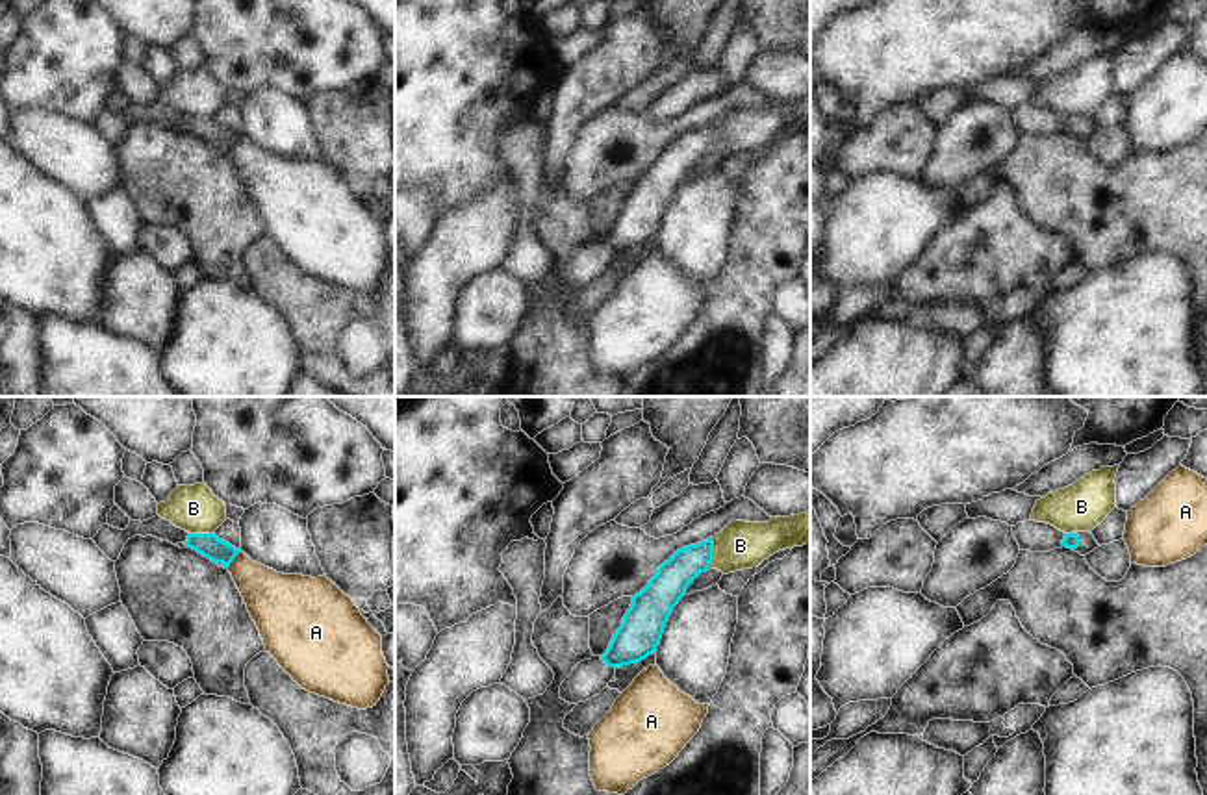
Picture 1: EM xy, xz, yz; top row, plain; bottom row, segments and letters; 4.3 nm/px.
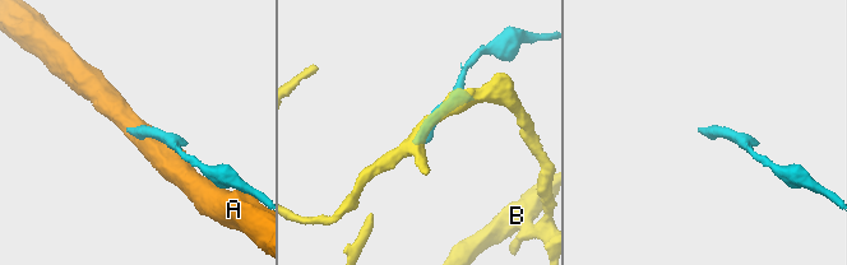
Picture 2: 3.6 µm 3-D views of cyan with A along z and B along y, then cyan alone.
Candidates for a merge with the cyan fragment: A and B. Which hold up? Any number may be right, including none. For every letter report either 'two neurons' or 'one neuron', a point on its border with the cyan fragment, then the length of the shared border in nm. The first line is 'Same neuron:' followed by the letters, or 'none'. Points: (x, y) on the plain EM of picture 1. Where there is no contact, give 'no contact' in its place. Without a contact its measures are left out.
Same neuron: none
A: two neurons | xy (232, 145) | 100 nm
B: two neurons | xz (712, 139) | 150 nm

